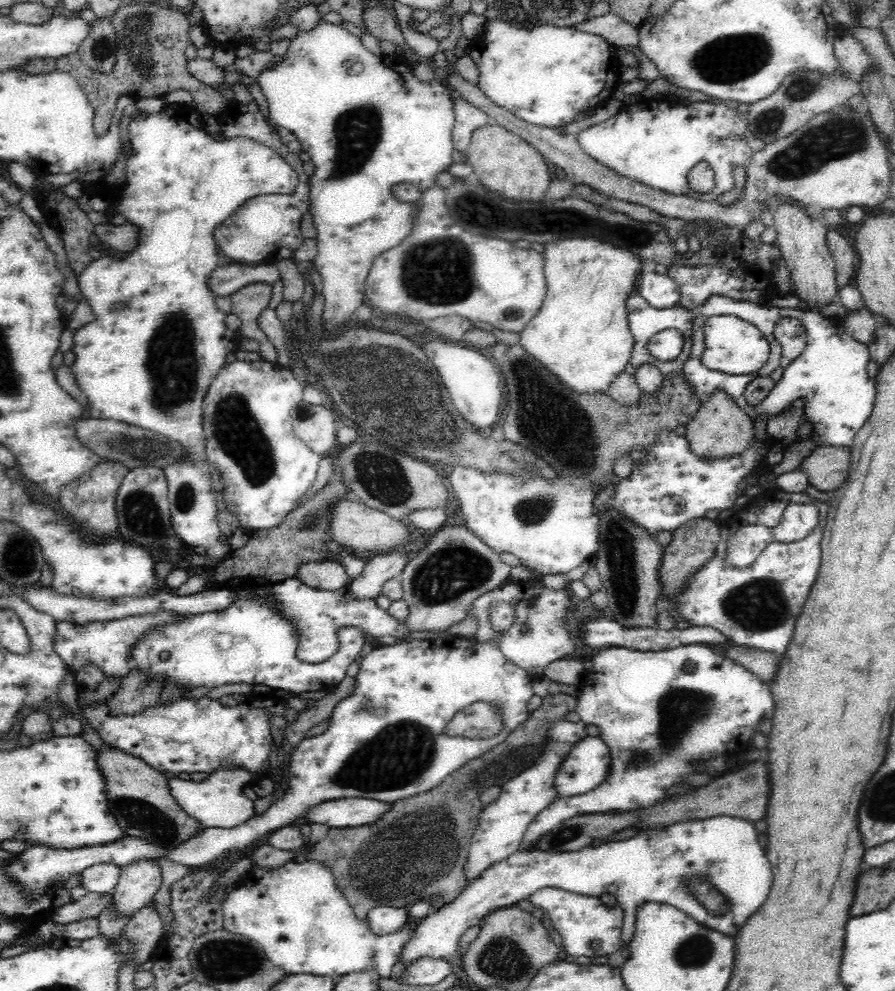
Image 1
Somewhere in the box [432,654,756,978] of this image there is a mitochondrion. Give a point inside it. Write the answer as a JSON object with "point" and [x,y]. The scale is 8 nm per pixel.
{"point":[682,710]}

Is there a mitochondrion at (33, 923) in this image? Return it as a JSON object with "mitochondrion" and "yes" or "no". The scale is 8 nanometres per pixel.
{"mitochondrion":"no"}

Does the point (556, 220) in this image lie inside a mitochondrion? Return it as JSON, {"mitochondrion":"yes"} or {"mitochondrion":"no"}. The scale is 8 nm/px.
{"mitochondrion":"yes"}

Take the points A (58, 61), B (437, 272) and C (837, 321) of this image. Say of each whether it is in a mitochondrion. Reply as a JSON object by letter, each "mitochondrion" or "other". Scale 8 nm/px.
{"A":"other","B":"mitochondrion","C":"other"}

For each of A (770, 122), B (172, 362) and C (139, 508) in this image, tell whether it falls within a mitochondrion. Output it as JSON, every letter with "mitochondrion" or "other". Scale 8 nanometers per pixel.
{"A":"mitochondrion","B":"mitochondrion","C":"mitochondrion"}

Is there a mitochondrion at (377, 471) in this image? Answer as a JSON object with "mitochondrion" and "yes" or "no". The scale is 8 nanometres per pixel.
{"mitochondrion":"yes"}

